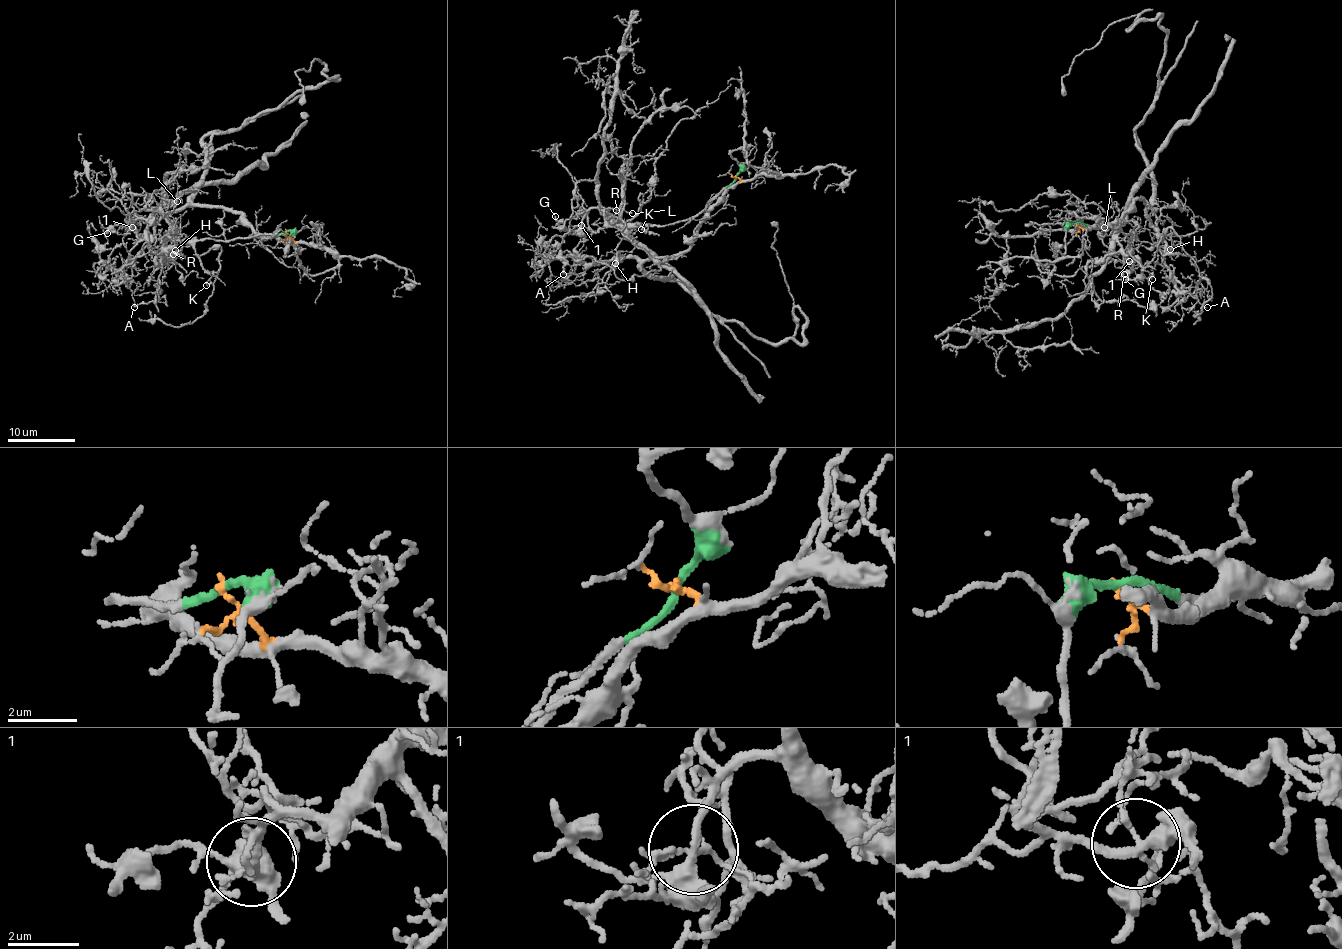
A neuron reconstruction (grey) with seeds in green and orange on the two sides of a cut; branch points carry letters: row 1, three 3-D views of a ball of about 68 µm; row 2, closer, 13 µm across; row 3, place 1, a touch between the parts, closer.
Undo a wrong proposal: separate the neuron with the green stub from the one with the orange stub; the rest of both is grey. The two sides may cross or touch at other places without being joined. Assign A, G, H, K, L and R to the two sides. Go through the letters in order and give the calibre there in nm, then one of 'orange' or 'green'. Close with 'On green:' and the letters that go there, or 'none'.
A: 140 nm | orange
G: 260 nm | green
H: 120 nm | orange
K: 90 nm | green
L: 130 nm | green
R: 140 nm | green
On green: G, K, L, R

